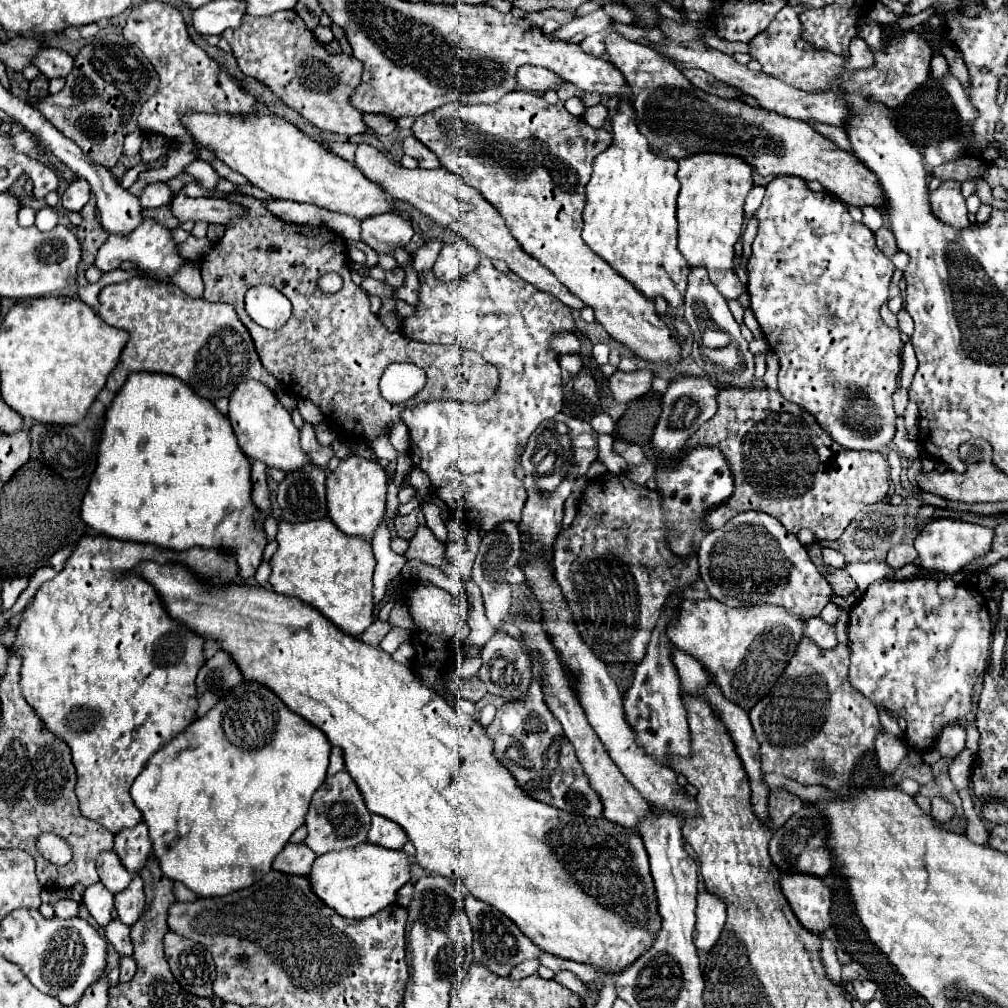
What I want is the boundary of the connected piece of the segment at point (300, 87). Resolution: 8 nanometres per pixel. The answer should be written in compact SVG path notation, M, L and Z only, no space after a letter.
M279 11L265 17L247 15L243 27L227 29L221 37L231 45L245 75L265 83L283 103L321 131L345 137L369 131L363 121L363 111L351 105L351 95L361 83L363 65L353 55L329 53L295 11Z

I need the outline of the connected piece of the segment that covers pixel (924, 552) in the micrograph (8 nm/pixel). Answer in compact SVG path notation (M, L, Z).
M935 519L927 523L915 539L915 549L919 553L921 569L933 575L955 575L975 559L985 557L991 551L993 529L971 525L957 519Z

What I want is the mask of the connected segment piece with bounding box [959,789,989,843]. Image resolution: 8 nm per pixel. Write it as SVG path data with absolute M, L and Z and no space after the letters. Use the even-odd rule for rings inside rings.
M965 789L965 791L959 791L961 799L963 799L963 809L965 809L965 819L967 819L967 831L965 835L975 841L975 843L985 843L987 837L989 837L989 831L987 827L983 825L981 817L977 815L975 807L973 807L973 799L971 799L971 791Z

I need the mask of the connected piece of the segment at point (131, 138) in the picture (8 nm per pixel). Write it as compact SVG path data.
M139 129L127 135L124 143L125 154L130 157L136 155L141 149L143 139L144 135Z

